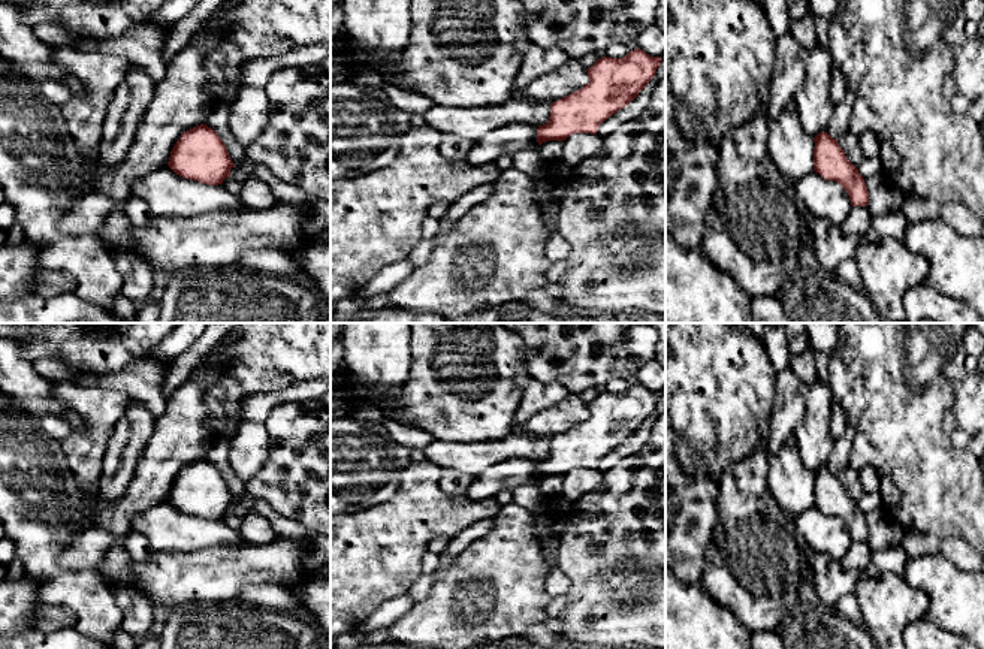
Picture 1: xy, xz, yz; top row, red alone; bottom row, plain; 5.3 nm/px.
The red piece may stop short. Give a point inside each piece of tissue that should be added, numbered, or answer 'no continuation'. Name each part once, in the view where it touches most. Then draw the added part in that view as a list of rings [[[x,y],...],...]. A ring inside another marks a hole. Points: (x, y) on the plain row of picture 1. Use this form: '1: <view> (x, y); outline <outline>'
no continuation

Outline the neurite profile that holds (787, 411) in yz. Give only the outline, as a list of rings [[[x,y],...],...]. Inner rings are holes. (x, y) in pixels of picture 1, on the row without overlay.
[[[790,366],[776,374],[776,396],[772,405],[769,441],[766,446],[767,458],[776,456],[785,440],[802,423],[805,414],[802,384],[803,381]]]

